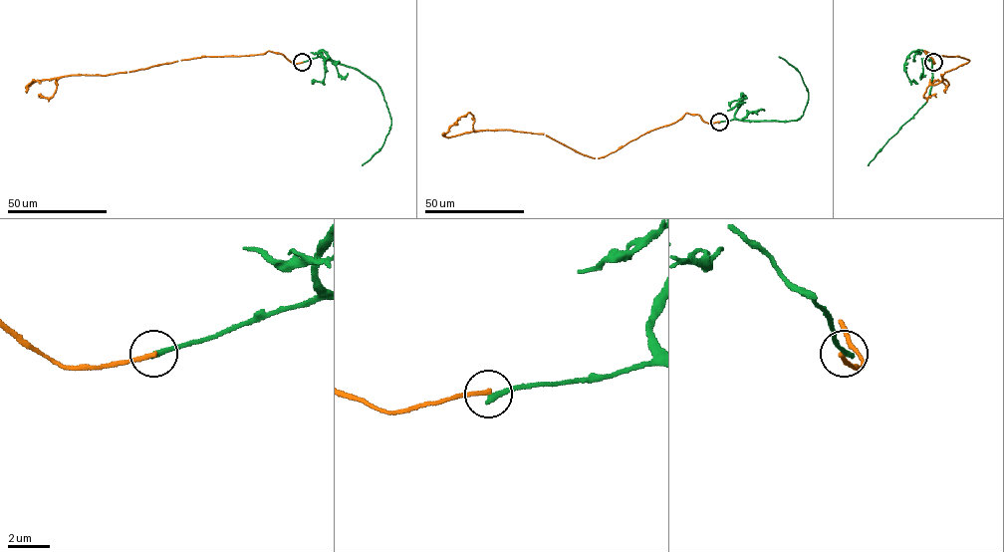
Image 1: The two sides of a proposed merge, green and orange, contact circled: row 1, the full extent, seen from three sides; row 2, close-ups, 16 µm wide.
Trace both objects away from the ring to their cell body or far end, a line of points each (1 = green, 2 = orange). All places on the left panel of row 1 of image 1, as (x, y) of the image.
1: (302, 62), (318, 57), (331, 59), (356, 68), (378, 85), (391, 119), (390, 129), (382, 146), (362, 165)
2: (302, 62), (293, 63), (269, 51), (194, 58), (106, 75), (70, 75), (27, 86), (34, 80), (40, 83)

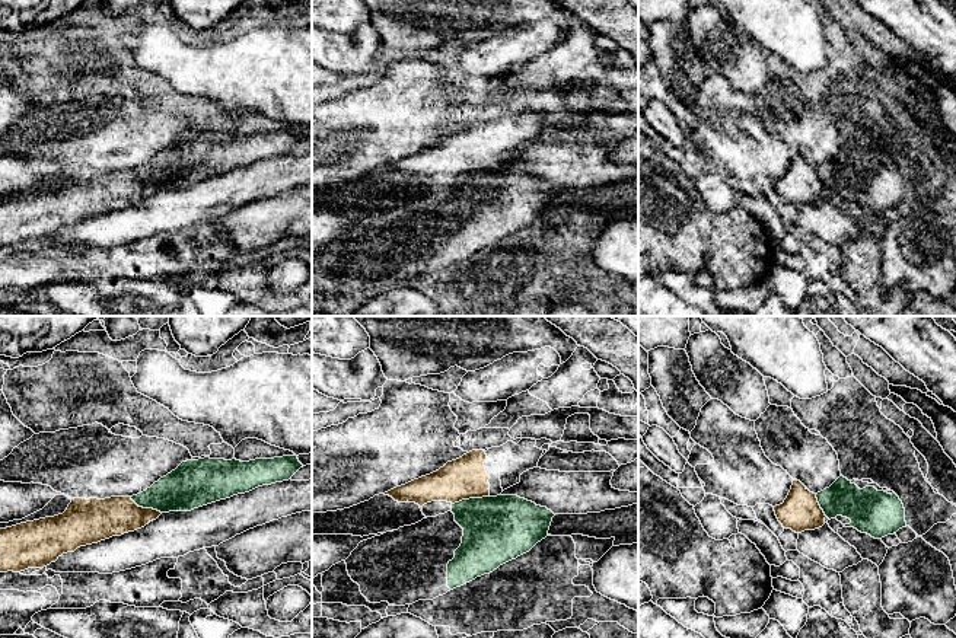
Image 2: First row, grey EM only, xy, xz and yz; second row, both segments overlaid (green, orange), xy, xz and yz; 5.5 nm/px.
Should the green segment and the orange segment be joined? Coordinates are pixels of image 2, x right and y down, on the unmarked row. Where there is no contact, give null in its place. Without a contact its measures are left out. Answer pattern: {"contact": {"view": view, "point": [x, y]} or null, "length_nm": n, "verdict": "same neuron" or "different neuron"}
{"contact": {"view": "xz", "point": [469, 172]}, "length_nm": 220, "verdict": "different neuron"}

